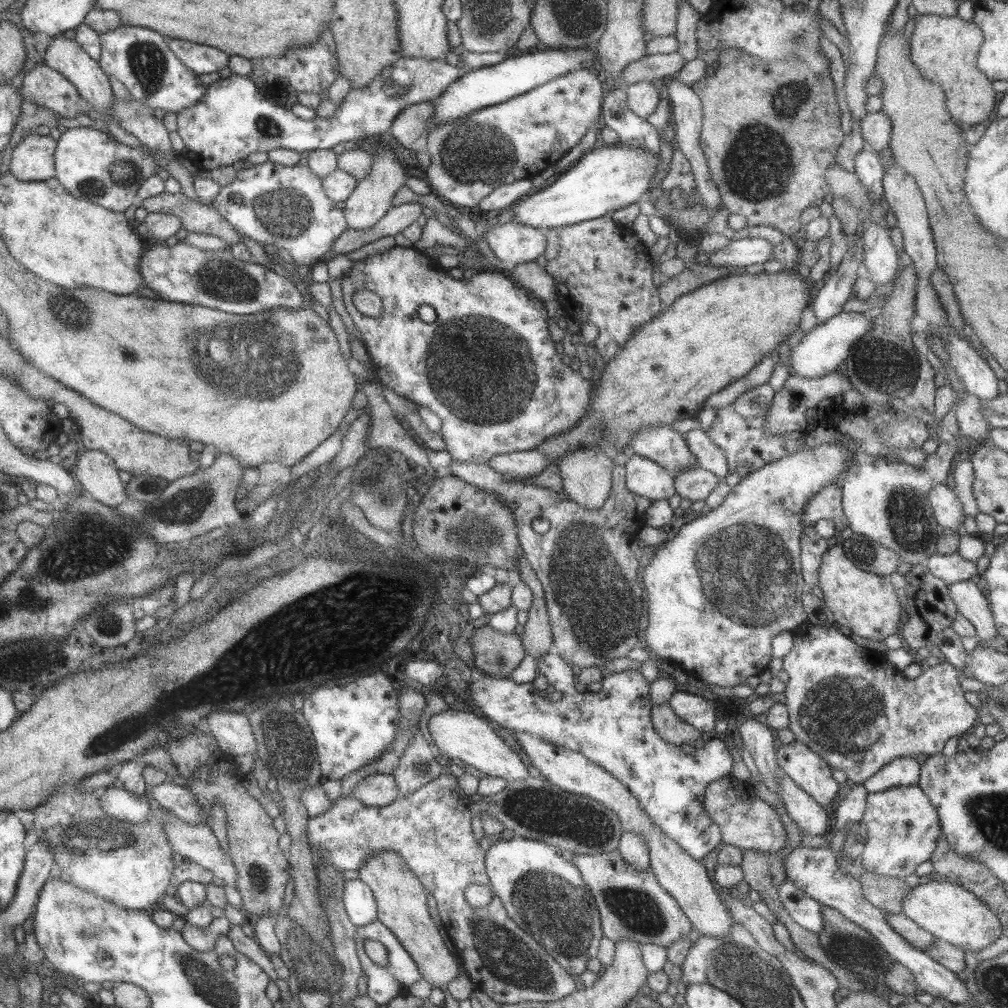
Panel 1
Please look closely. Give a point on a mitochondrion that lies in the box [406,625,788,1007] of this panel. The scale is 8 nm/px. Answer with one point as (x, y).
(559, 911)

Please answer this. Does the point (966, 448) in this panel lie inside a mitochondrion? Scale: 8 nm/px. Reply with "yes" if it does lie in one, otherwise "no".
no

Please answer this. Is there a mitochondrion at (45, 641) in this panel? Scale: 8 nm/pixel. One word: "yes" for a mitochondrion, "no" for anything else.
no

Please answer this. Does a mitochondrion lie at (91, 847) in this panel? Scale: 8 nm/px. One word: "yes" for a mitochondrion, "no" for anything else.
yes

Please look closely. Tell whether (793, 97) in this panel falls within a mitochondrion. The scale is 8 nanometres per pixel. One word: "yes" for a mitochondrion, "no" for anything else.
yes

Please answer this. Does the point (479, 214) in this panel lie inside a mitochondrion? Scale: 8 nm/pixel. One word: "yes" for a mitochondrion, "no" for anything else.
no

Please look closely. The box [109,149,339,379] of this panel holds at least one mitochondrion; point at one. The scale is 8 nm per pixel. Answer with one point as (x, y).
(283, 210)

